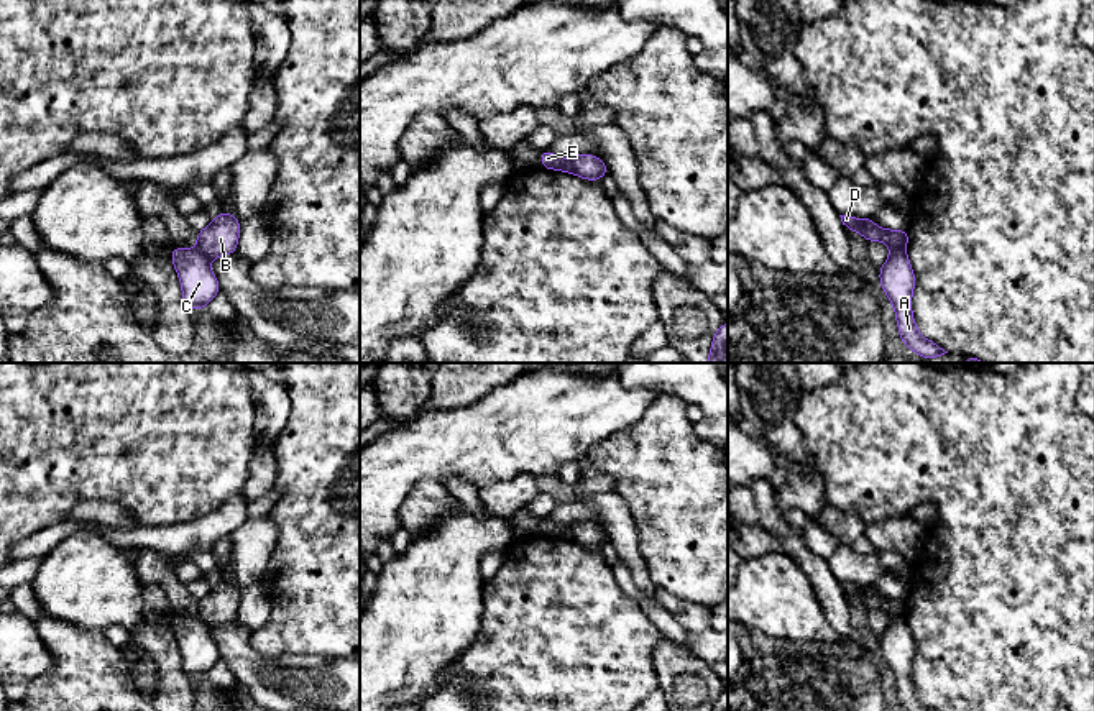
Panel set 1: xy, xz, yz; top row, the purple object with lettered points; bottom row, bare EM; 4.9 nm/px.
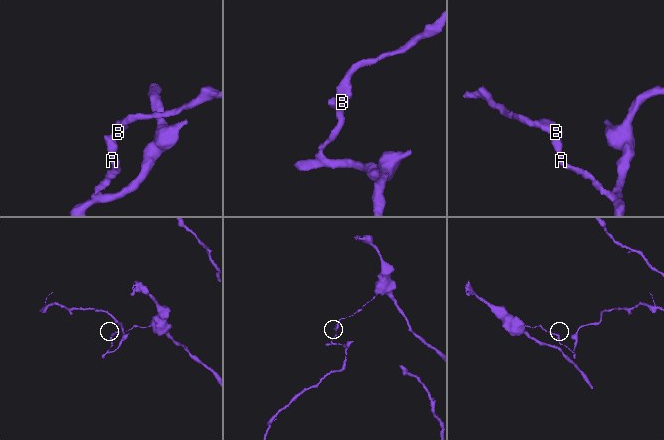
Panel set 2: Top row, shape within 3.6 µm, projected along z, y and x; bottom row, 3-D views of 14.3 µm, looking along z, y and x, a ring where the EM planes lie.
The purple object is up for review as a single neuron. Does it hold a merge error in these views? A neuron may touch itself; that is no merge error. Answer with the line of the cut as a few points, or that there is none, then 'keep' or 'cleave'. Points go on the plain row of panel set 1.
cut in xy along (196, 616), (209, 626); cleave

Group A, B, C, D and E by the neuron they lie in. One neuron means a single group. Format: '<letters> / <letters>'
A C E / B D

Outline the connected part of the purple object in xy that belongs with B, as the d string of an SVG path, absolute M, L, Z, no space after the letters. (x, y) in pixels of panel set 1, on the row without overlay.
M223 578L207 596L197 599L197 617L209 626L237 621L238 604L240 588Z

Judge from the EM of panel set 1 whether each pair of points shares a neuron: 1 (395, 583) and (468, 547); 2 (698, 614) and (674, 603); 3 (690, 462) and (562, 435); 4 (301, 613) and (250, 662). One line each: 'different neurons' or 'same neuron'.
1: same neuron
2: same neuron
3: different neurons
4: different neurons

